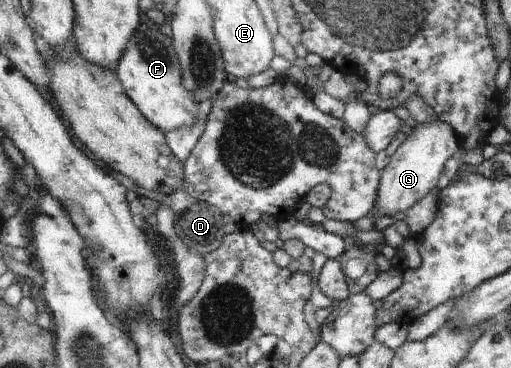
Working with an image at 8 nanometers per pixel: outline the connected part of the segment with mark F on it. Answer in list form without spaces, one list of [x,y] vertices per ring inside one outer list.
[[[147,24],[139,26],[137,34],[127,46],[127,50],[123,52],[115,73],[123,83],[127,96],[135,106],[139,107],[143,116],[157,128],[164,132],[171,132],[175,128],[195,124],[201,104],[195,100],[195,94],[185,88],[183,74],[181,74],[181,60],[175,52],[172,38],[163,34],[158,26],[151,28]]]

